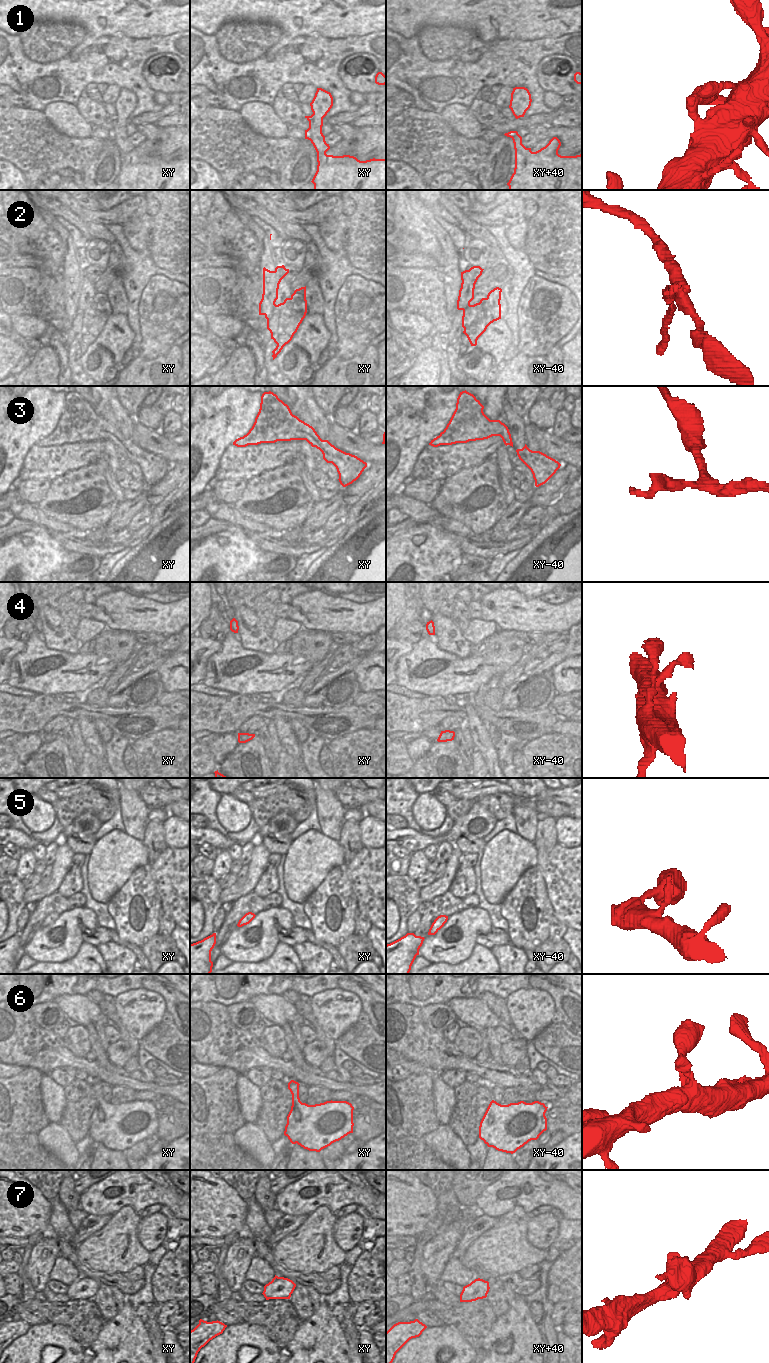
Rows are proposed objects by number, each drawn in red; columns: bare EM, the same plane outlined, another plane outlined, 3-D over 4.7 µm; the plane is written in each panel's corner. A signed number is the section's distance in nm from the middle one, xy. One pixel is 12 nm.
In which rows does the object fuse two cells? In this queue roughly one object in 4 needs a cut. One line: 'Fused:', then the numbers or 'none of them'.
Fused: 2

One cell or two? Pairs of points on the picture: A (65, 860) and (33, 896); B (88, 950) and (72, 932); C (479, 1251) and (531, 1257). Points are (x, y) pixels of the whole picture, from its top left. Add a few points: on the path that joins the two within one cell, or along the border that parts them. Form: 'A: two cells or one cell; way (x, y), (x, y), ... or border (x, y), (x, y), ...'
A: one cell; way (59, 871), (56, 880), (44, 890)
B: two cells; border (83, 942), (77, 953), (66, 960)
C: one cell; way (492, 1252), (518, 1253)

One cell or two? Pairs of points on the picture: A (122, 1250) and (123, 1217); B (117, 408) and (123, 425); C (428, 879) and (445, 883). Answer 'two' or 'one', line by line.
A: one
B: one
C: two

